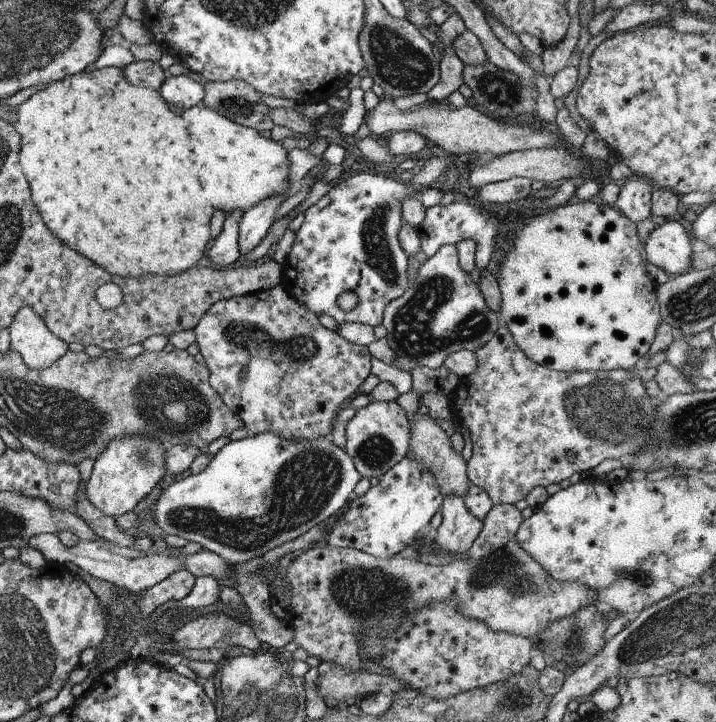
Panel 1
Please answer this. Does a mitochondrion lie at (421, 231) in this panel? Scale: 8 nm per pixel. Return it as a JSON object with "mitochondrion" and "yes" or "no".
{"mitochondrion":"no"}

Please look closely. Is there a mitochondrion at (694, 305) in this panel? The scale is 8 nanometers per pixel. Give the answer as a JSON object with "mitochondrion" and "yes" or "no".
{"mitochondrion":"yes"}

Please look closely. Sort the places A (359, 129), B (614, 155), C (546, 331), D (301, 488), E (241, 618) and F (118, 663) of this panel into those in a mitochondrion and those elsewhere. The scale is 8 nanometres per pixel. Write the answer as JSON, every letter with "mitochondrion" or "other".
{"A":"other","B":"other","C":"other","D":"mitochondrion","E":"other","F":"other"}

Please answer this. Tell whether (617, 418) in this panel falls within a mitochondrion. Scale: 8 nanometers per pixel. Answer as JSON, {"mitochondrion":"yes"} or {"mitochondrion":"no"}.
{"mitochondrion":"yes"}

